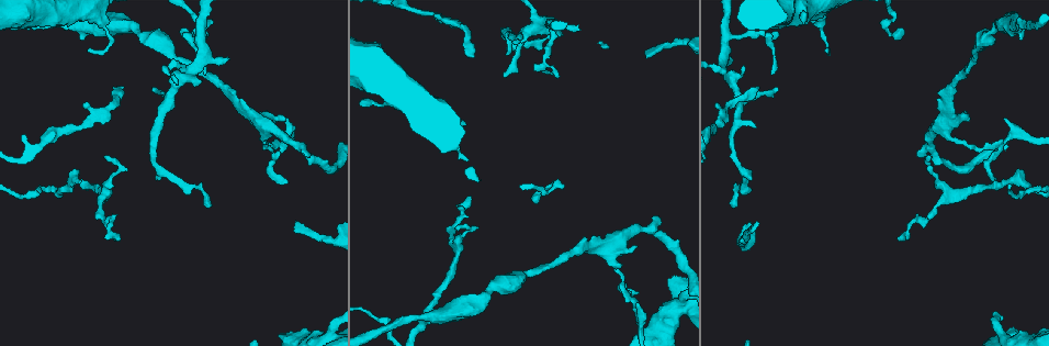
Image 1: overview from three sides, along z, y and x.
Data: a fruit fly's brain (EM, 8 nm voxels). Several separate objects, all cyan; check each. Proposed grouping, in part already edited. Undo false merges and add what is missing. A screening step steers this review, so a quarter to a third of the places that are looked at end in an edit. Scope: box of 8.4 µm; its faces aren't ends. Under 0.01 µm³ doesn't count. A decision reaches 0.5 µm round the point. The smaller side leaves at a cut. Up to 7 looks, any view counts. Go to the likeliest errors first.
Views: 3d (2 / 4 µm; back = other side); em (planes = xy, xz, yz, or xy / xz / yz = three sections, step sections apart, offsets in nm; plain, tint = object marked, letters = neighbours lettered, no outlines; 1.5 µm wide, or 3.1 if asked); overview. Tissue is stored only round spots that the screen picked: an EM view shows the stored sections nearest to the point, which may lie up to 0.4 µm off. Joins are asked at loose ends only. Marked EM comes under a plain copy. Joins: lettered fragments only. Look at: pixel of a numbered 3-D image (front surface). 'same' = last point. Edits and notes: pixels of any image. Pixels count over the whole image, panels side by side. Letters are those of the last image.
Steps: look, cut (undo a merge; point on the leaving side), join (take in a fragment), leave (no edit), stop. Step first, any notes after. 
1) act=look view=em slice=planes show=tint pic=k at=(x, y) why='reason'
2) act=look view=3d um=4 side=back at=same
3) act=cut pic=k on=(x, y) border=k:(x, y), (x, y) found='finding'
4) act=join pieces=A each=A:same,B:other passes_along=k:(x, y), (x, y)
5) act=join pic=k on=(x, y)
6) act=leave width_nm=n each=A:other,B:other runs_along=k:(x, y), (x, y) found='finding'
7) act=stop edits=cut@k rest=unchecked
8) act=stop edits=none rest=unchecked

act=look view=3d um=2 pic=1 at=(203, 72) why='tapers out'

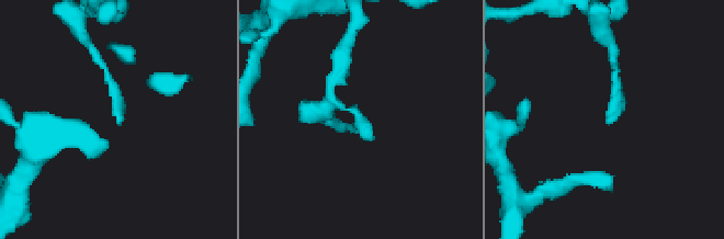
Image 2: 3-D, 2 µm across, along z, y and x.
act=look view=em slice=planes show=letters pic=2 at=(121, 122) why='now the EM'

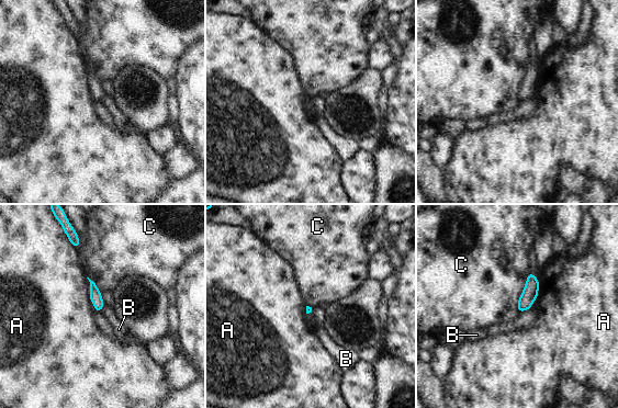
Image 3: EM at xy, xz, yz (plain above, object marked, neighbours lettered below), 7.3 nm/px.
act=leave each=A:other,B:other,C:other border=3:(104, 305), (100, 310) found='none of them fits'

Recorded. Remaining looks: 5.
act=look view=3d um=2 pic=1 at=(473, 57) why='free end'

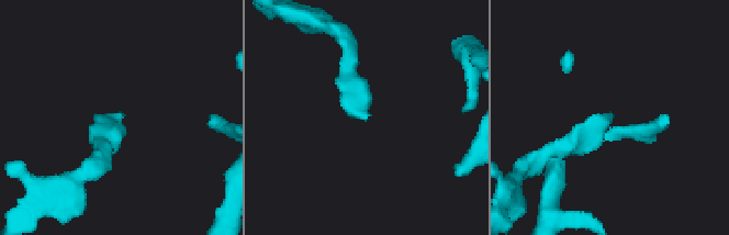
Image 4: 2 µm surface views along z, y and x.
act=look view=em slice=planes show=letters pic=4 at=(122, 117)

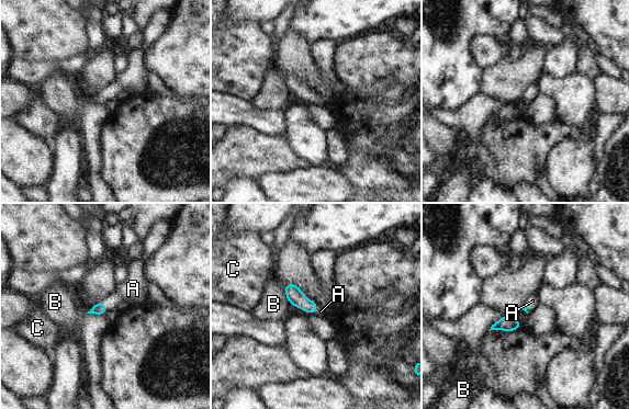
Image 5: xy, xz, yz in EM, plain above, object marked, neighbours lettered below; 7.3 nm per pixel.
act=join pieces=A each=A:same,B:other,C:other passes_along=5:(100, 307), (104, 306), (133, 288) found='it goes on there'

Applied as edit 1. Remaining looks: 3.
act=look view=overview why='redraw'

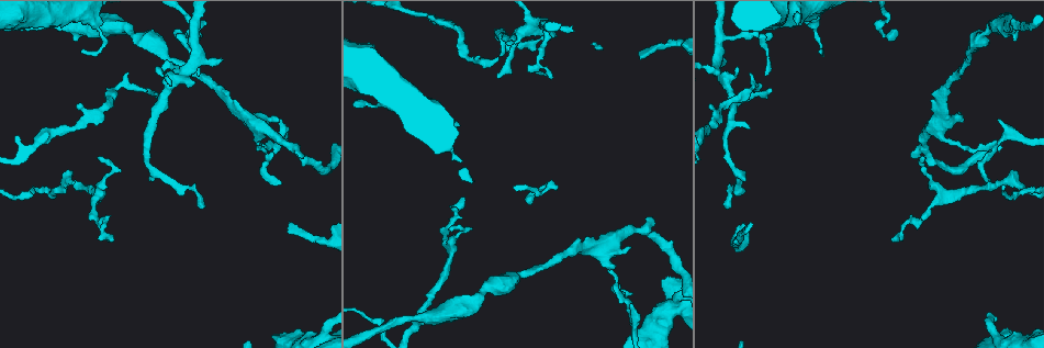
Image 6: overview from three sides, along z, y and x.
act=look view=em slice=xy step=8 show=letters pic=6 at=(618, 288) why='sharp bend'

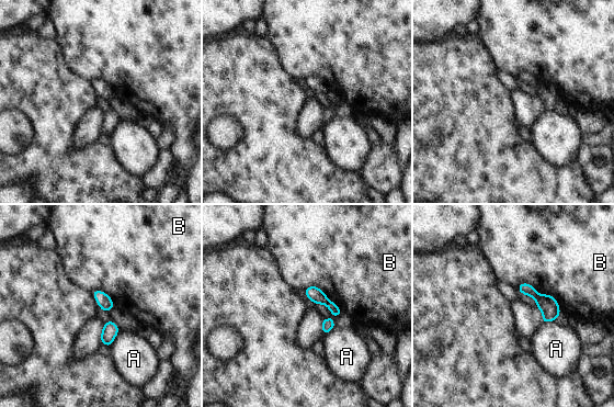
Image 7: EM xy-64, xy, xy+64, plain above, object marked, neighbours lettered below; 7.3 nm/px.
act=cut pic=7 on=(334, 309) each=A:other,B:other border=7:(328, 301), (326, 305) found='a second neuron is stuck on'

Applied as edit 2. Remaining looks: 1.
act=stop edits=join@5,cut@7 rest=unchecked

